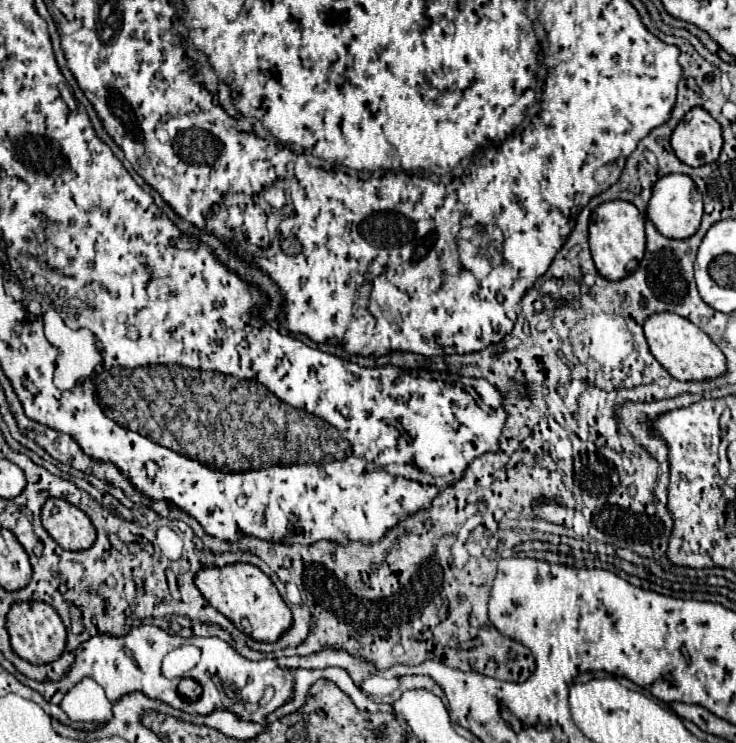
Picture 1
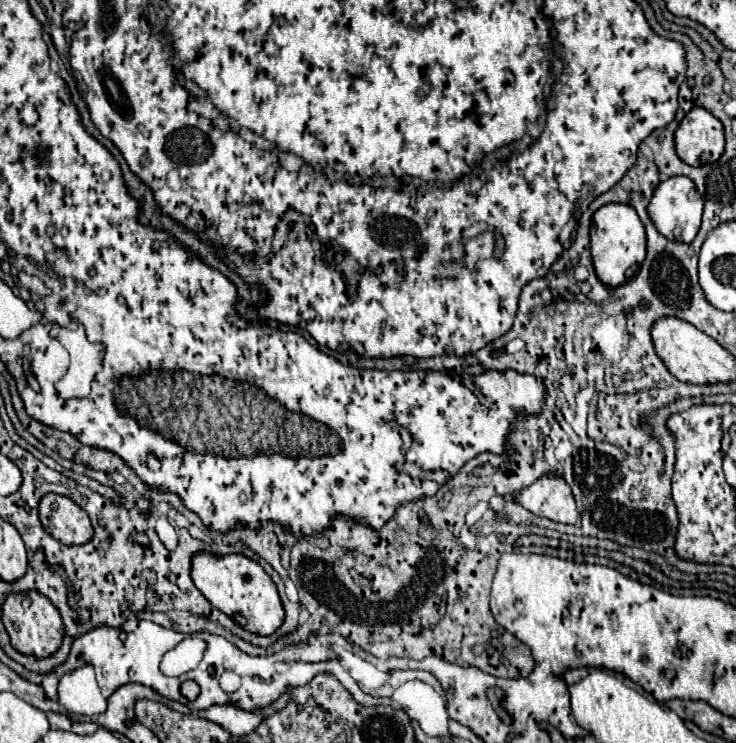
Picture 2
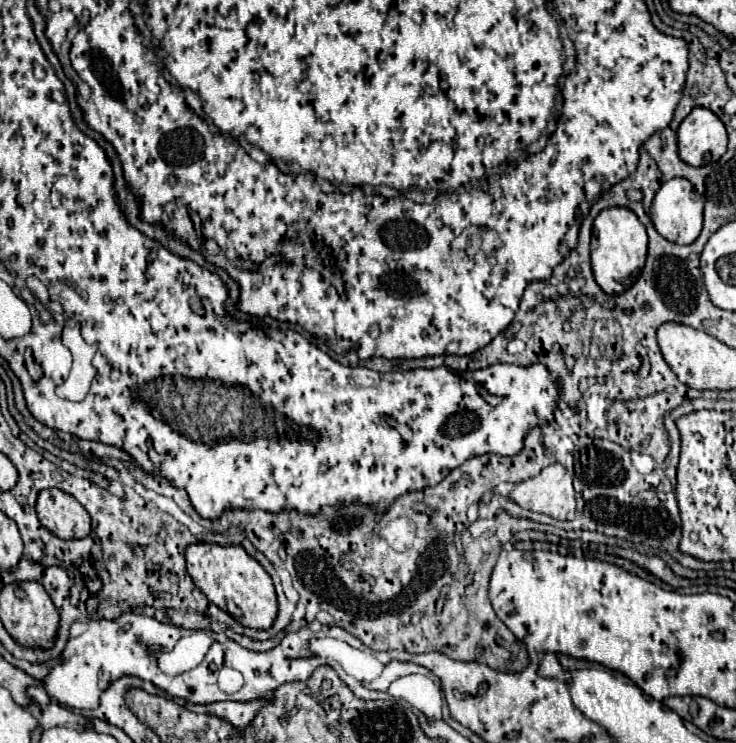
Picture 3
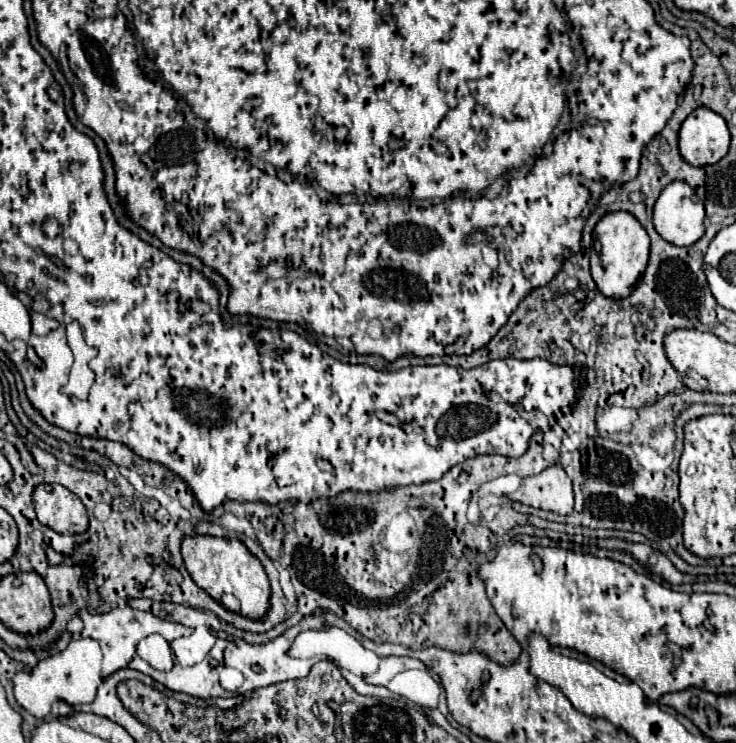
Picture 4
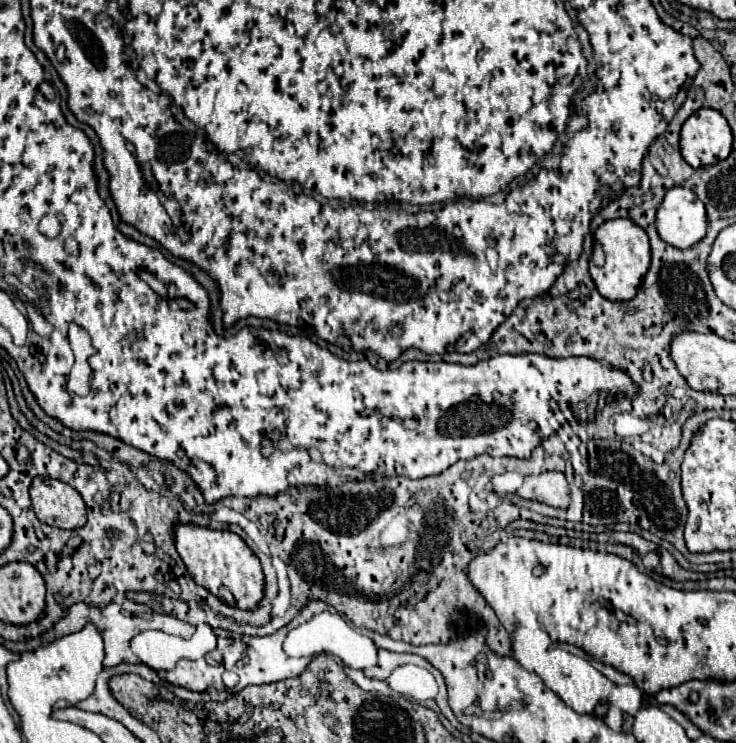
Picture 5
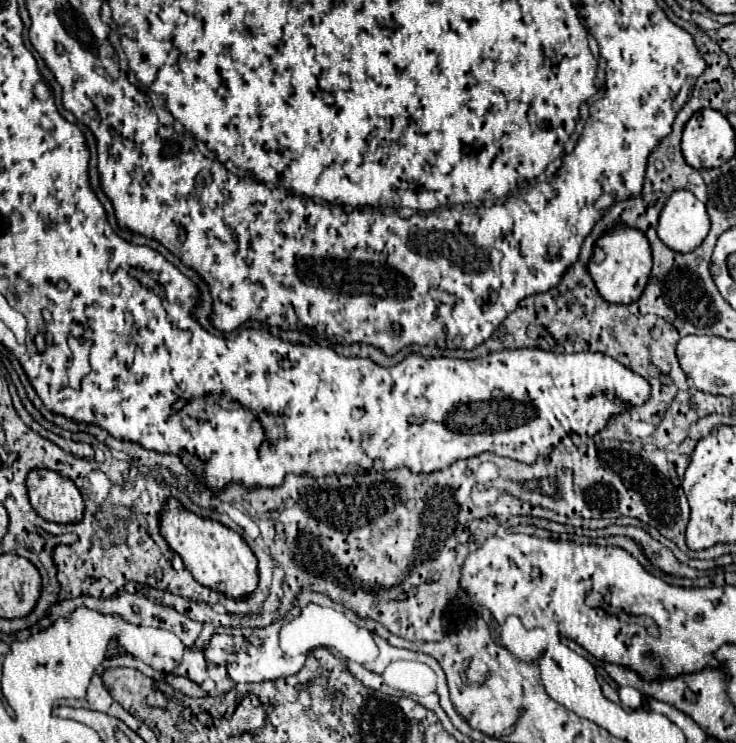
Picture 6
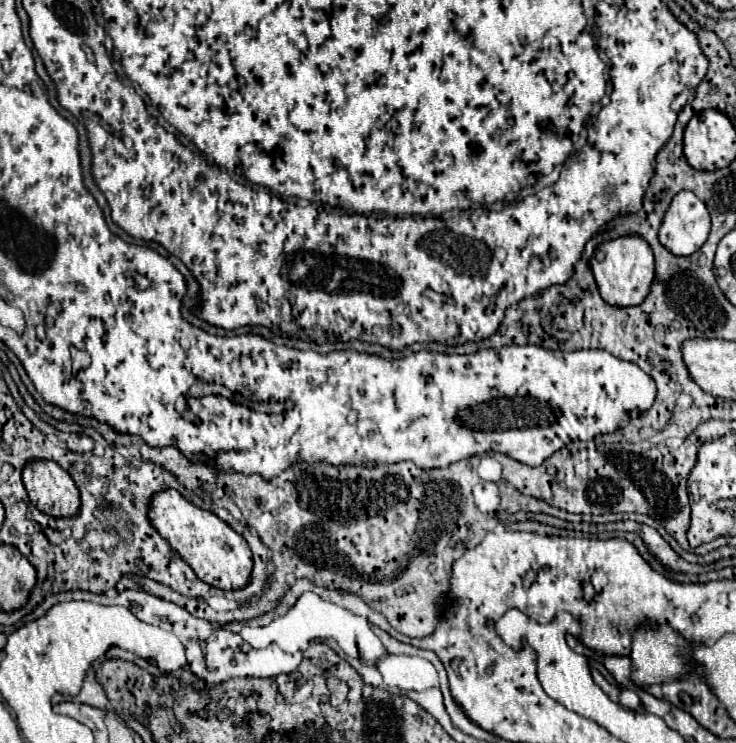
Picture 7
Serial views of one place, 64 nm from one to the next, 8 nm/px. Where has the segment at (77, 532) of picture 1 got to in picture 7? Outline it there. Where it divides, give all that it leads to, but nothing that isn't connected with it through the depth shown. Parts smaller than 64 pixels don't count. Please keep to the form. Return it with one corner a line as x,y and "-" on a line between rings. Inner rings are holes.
28,460
22,470
22,480
30,500
44,514
74,516
78,512
78,488
54,460

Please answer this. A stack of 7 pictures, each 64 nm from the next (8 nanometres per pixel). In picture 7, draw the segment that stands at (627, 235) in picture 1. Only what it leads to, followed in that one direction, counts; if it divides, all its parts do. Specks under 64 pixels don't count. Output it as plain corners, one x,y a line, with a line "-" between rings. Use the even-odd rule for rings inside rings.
624,236
610,242
604,242
600,250
606,254
604,262
594,262
592,272
596,278
596,284
600,288
602,298
618,308
638,306
646,300
650,294
650,286
654,280
654,256
646,240
640,236

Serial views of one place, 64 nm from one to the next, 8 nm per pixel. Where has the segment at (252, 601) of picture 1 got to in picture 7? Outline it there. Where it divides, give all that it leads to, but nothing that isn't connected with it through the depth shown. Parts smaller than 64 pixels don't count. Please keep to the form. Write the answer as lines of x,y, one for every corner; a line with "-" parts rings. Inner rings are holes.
164,488
152,494
152,500
148,504
148,518
160,532
160,536
170,542
170,546
188,562
188,566
200,580
222,590
236,590
248,584
252,570
252,552
246,540
214,512
194,506
174,488

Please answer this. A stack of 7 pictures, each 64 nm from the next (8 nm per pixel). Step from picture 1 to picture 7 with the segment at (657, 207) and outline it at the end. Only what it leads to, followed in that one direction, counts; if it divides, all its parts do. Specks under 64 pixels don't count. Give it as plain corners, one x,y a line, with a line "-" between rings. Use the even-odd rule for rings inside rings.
678,192
664,216
660,242
674,256
688,256
702,248
710,232
710,214
692,192

